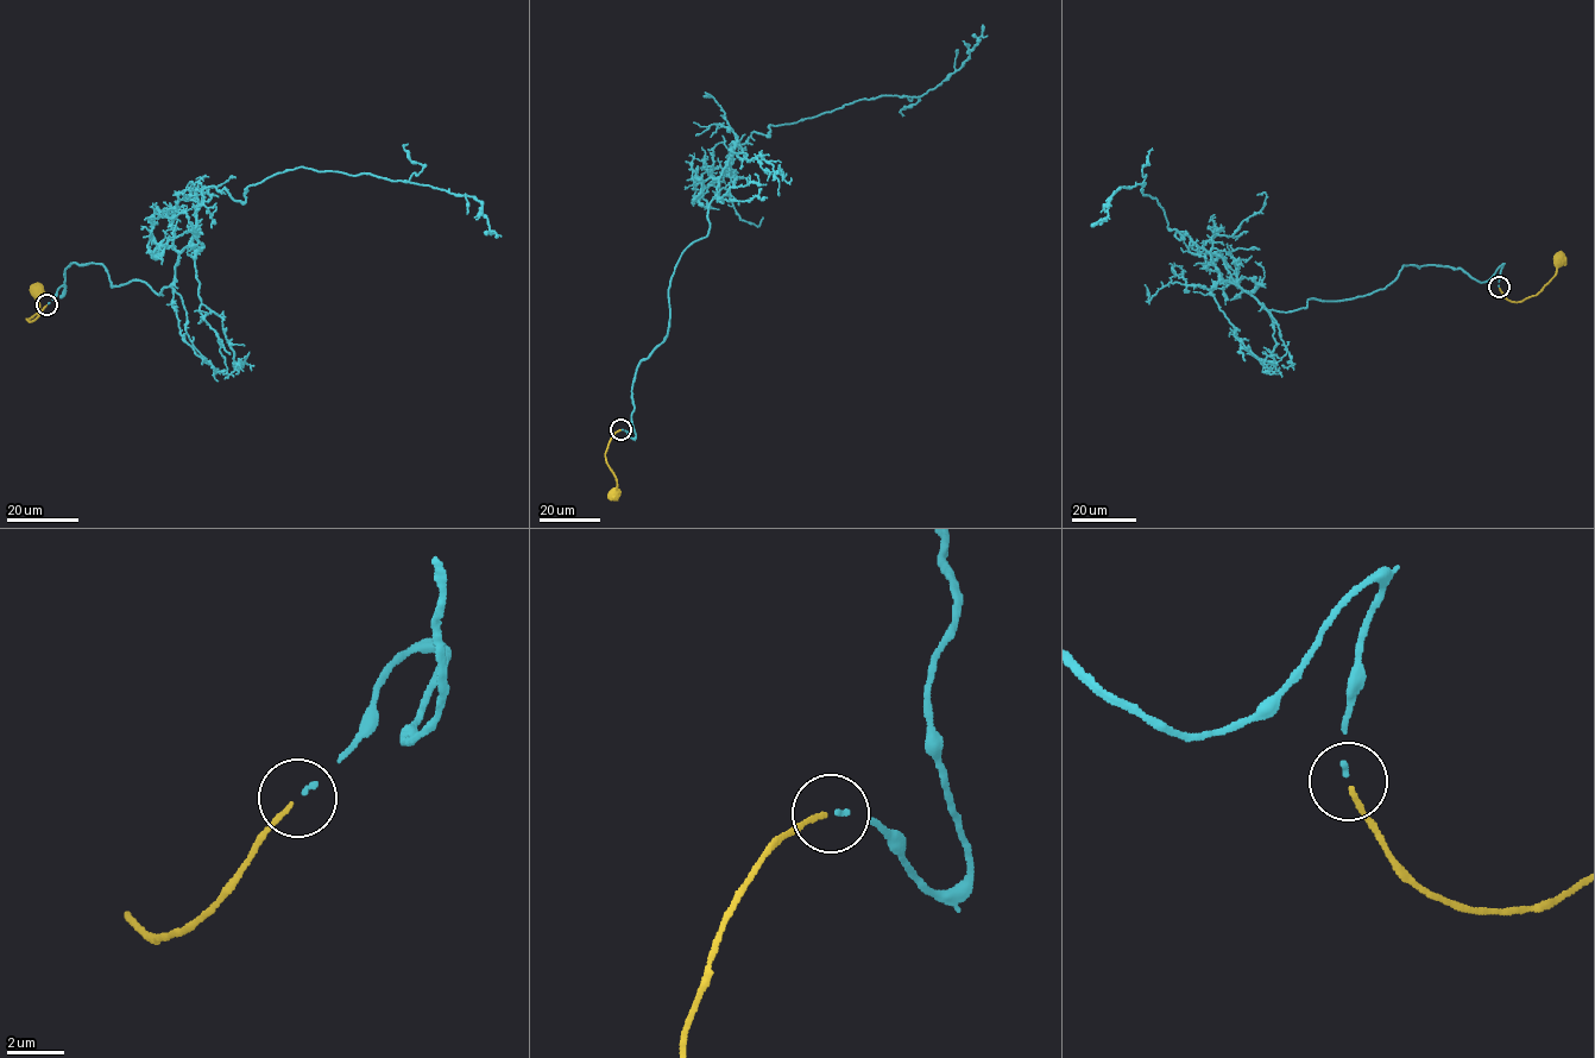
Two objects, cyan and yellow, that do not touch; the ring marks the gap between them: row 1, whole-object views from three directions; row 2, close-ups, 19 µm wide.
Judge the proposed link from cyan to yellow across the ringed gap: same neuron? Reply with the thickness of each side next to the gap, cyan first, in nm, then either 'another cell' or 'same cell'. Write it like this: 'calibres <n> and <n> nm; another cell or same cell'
calibres 160 and 170 nm; same cell

